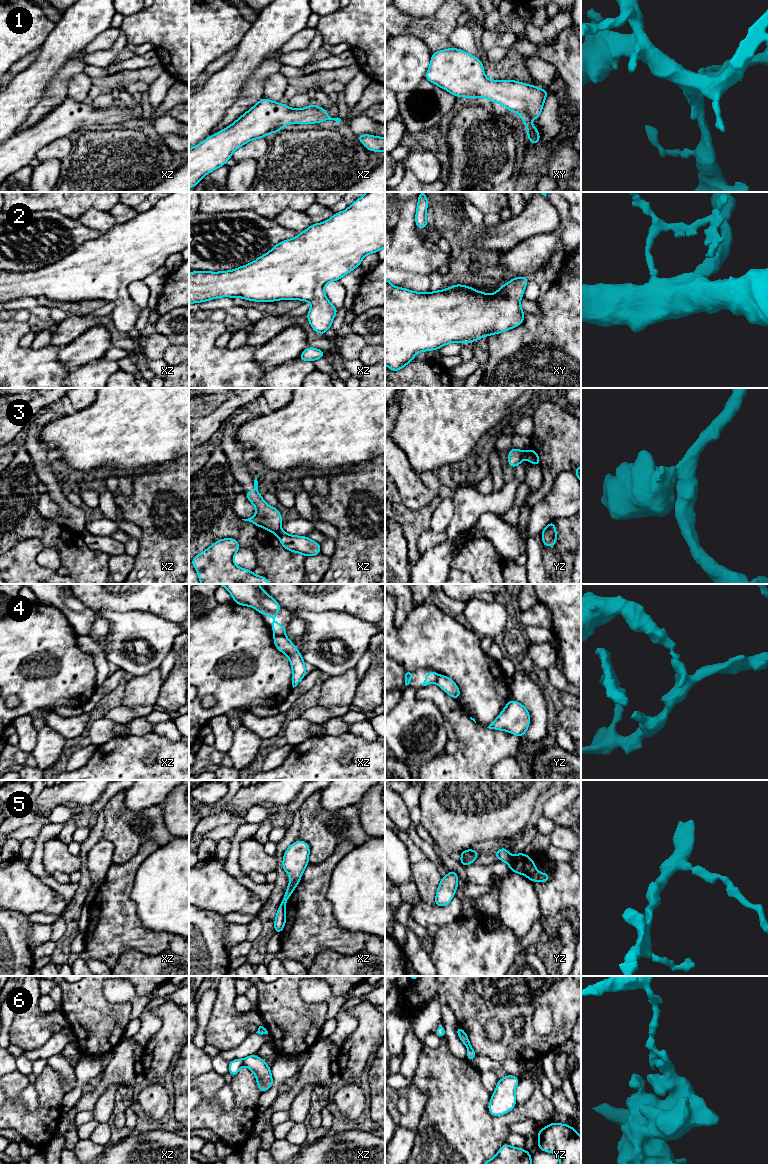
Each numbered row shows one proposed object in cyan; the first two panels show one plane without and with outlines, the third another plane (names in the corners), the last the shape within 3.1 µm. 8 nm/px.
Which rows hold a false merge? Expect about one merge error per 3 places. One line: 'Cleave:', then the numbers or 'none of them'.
Cleave: 3, 4, 5, 6

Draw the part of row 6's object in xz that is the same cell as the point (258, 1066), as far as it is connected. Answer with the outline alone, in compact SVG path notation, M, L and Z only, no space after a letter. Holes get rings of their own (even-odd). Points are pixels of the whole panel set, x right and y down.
M256 1054L245 1057L243 1065L248 1067L256 1075L259 1093L263 1093L273 1086L271 1067Z

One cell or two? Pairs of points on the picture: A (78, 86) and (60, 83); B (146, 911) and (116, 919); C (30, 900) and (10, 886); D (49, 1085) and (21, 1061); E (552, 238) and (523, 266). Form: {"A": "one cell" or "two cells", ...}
{"A": "two cells", "B": "two cells", "C": "one cell", "D": "two cells", "E": "one cell"}

